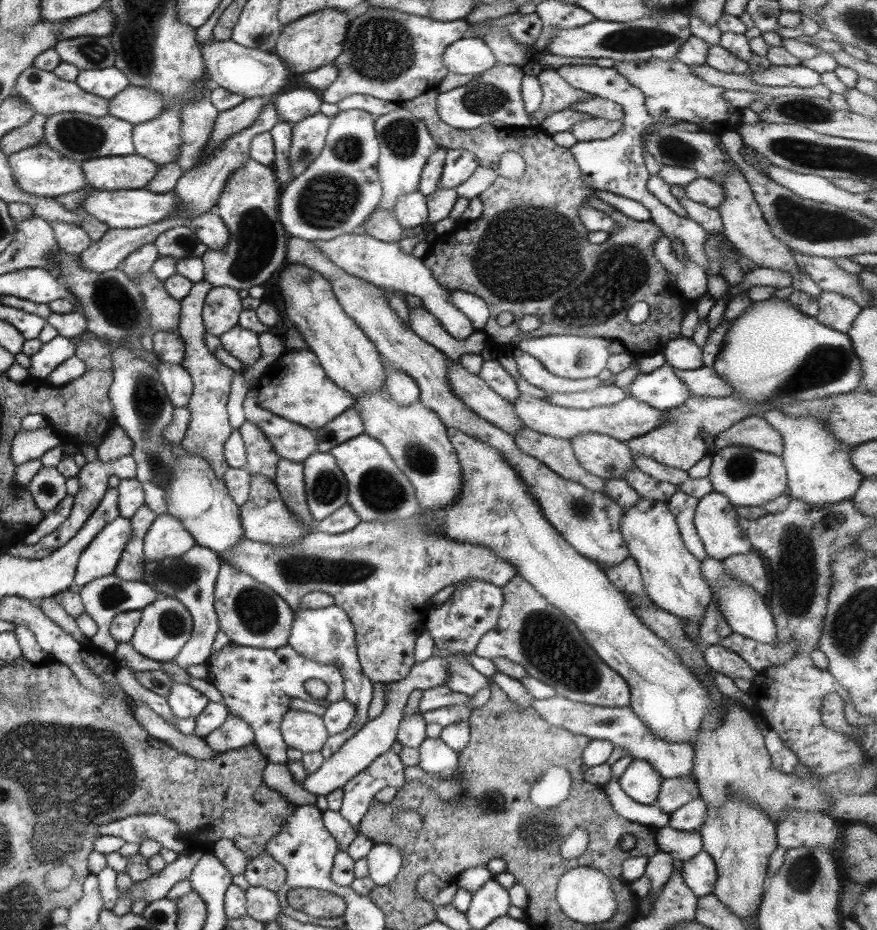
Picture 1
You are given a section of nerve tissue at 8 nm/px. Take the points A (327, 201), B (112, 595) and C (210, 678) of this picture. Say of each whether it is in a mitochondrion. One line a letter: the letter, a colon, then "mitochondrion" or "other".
A: mitochondrion
B: mitochondrion
C: other

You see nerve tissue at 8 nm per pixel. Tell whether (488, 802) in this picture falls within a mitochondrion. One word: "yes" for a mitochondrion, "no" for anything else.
yes

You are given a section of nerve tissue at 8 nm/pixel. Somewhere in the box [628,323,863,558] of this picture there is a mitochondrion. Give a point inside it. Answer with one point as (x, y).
(826, 364)

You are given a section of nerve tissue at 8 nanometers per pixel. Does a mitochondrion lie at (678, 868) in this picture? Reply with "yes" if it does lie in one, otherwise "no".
no

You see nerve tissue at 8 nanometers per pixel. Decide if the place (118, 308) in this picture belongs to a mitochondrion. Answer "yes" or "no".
yes

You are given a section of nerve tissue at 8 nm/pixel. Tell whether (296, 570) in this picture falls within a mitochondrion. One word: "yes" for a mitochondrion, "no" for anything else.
yes

